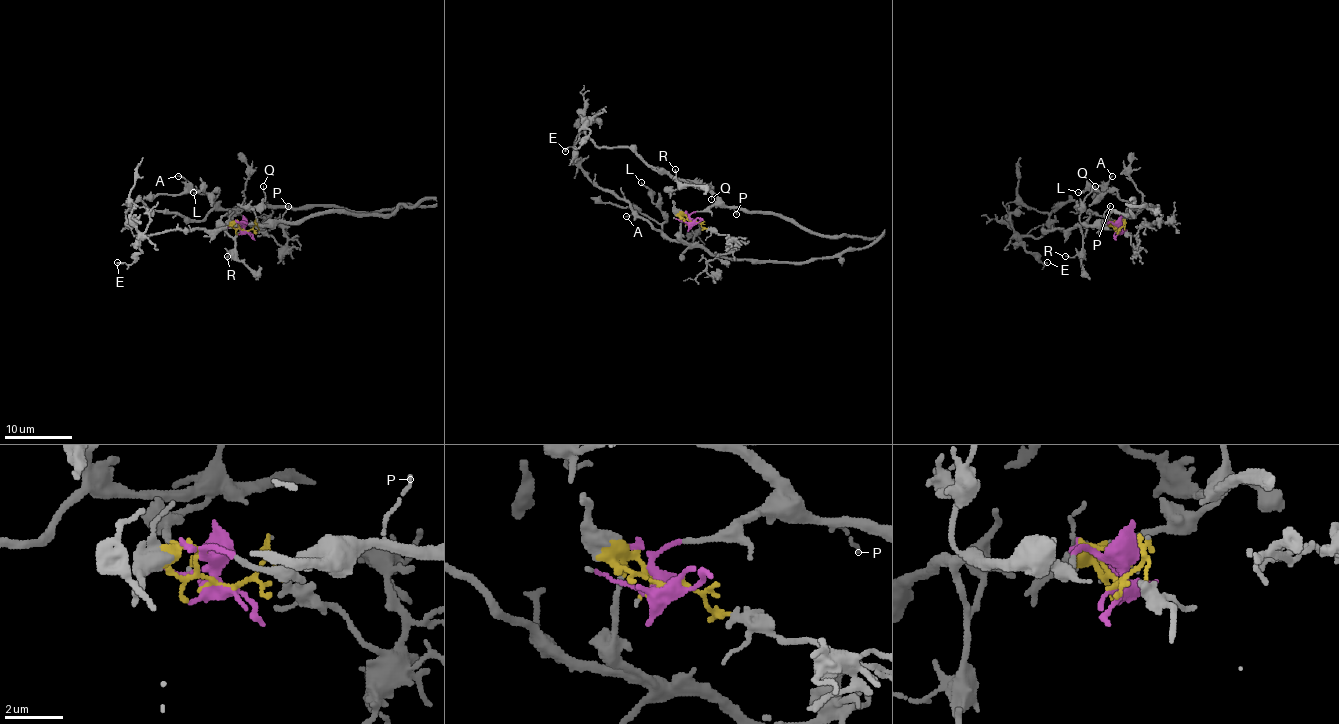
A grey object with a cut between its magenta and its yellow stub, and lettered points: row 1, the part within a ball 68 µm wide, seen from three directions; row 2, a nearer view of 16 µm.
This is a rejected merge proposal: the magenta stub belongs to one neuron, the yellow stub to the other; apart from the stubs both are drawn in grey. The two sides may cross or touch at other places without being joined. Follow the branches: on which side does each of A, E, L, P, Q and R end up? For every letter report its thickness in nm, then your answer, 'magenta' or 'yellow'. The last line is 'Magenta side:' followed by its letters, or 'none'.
A: 90 nm thick; yellow
E: 120 nm thick; magenta
L: 110 nm thick; yellow
P: 90 nm thick; magenta
Q: 100 nm thick; magenta
R: 90 nm thick; magenta
Magenta side: E, P, Q, R

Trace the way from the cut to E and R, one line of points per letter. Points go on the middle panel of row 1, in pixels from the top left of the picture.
E: (693, 222), (690, 215), (716, 198), (651, 168), (632, 148), (597, 146), (585, 126), (585, 139), (565, 151)
R: (693, 222), (690, 215), (706, 210), (716, 198), (706, 190), (691, 185), (683, 187), (674, 170)

